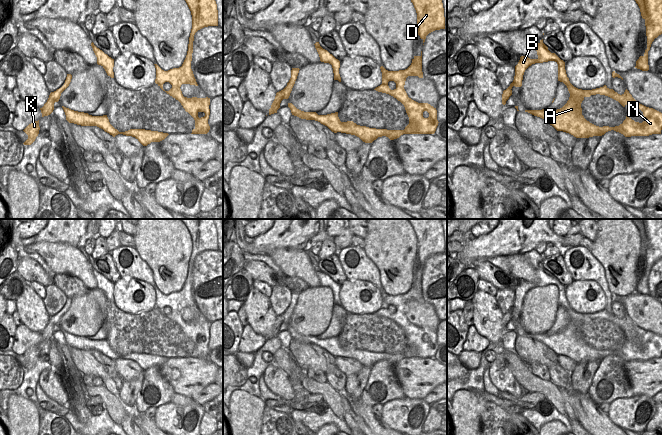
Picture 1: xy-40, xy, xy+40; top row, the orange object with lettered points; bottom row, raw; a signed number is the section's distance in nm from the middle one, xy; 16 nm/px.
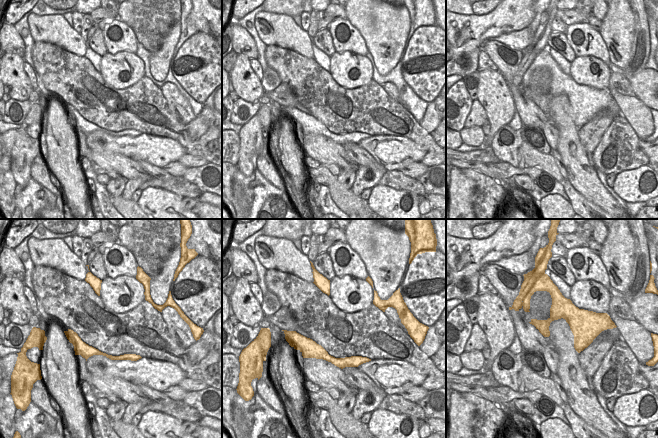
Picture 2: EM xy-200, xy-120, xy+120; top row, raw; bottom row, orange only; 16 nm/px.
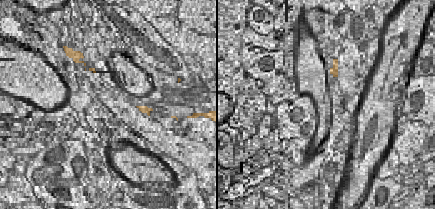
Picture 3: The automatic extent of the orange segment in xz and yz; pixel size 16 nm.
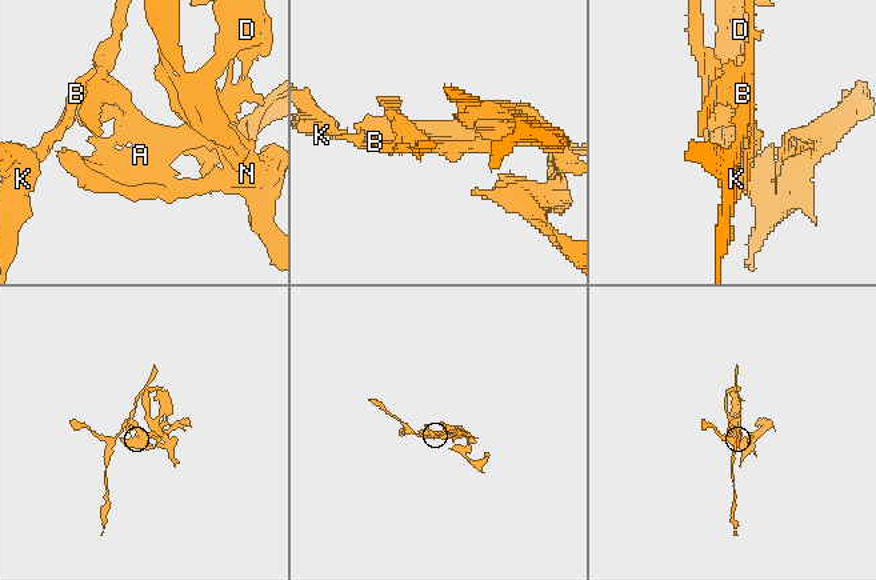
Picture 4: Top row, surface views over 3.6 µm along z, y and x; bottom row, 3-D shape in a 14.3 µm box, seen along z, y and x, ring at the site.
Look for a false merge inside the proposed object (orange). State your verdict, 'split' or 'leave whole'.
split

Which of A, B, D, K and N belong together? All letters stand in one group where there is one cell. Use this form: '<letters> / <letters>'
A B D N / K

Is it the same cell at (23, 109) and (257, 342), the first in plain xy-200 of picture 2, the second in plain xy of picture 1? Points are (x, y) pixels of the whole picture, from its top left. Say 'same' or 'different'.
same

